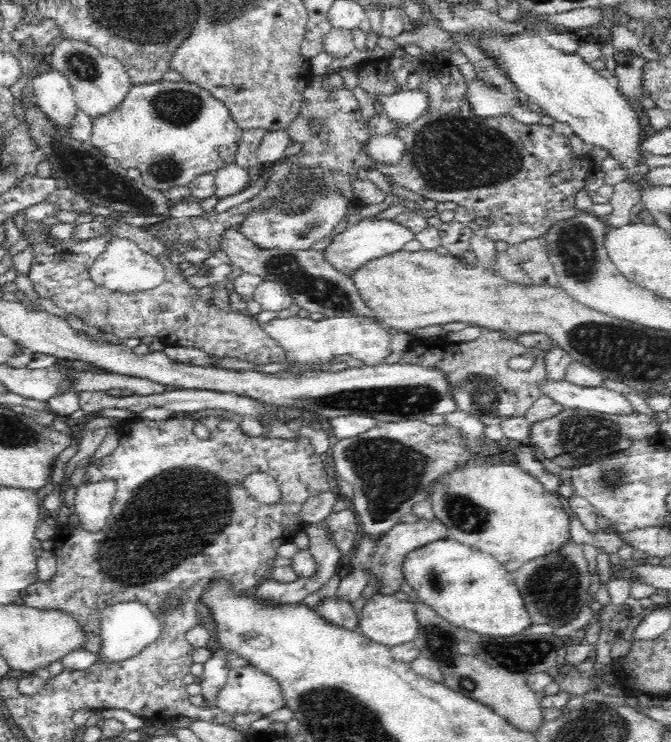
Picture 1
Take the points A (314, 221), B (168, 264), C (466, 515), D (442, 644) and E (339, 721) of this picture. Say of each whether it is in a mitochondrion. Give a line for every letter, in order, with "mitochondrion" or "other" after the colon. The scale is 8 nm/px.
A: mitochondrion
B: other
C: mitochondrion
D: mitochondrion
E: mitochondrion

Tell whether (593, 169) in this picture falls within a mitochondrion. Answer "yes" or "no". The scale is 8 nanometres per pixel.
no

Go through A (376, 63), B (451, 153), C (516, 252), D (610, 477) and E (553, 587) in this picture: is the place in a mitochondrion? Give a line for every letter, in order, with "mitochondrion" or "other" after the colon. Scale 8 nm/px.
A: other
B: mitochondrion
C: other
D: mitochondrion
E: mitochondrion

